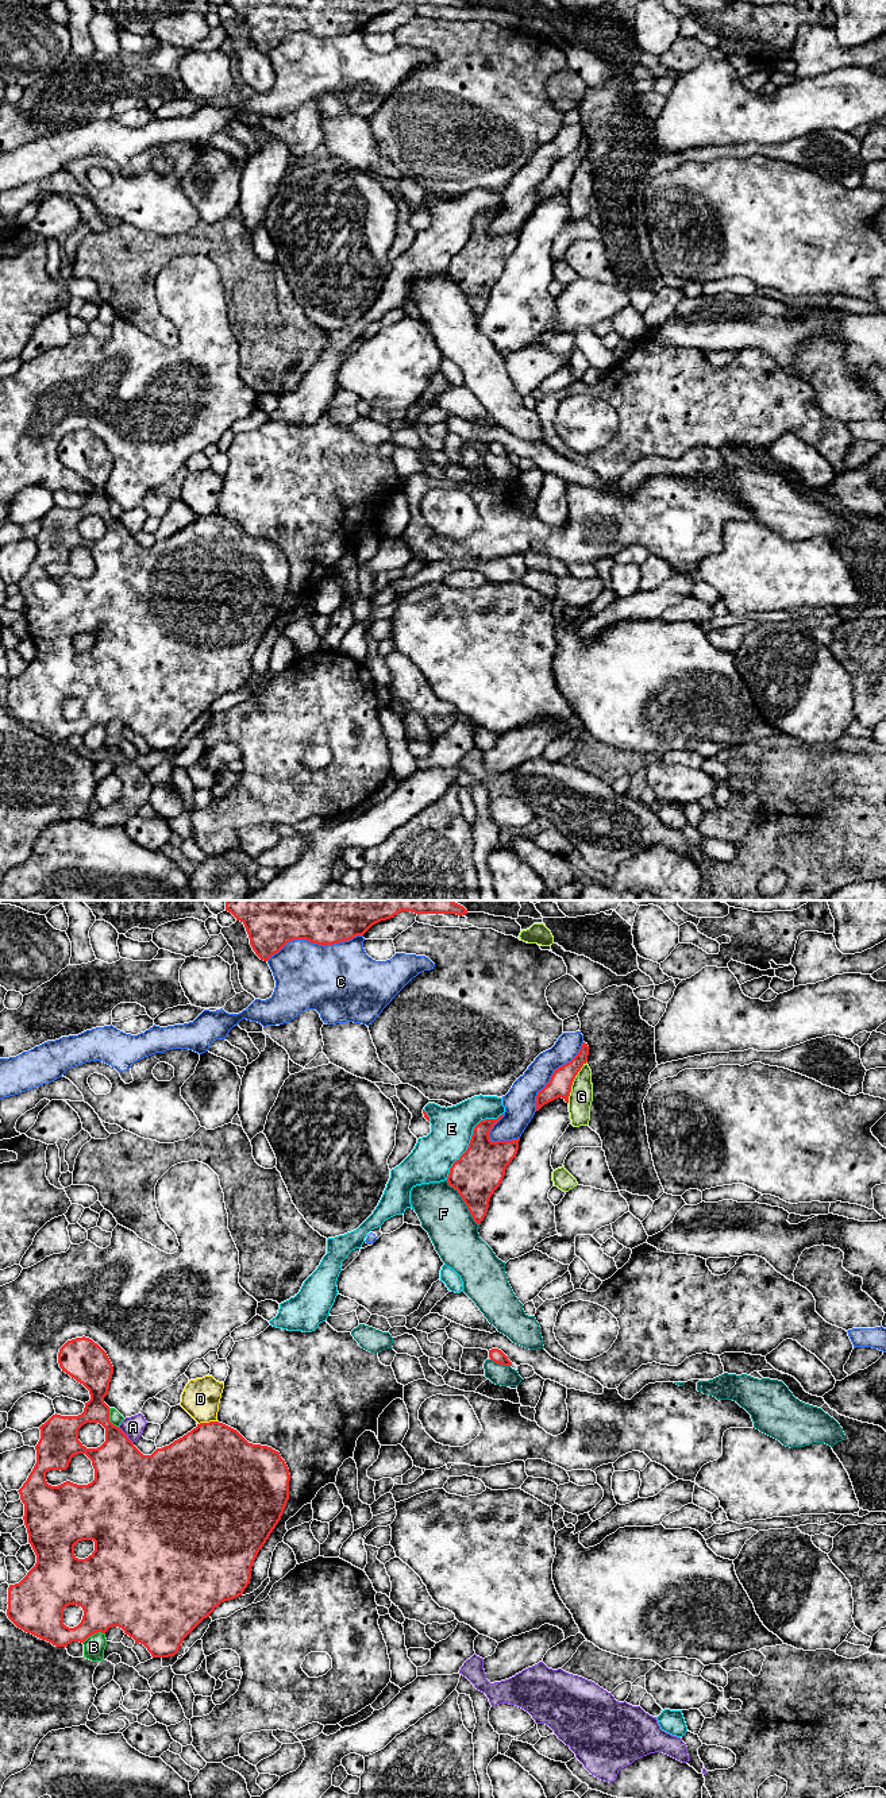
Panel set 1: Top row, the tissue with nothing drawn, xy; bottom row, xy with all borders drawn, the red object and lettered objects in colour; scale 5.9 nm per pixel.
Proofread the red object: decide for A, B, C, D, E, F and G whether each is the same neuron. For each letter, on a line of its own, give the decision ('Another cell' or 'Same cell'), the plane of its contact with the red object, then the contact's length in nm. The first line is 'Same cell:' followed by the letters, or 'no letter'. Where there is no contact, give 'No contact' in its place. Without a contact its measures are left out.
Same cell: no letter
A: Another cell. Touches red in xy. Shared border 140 nm
B: Another cell. Touches red in xy. Shared border 150 nm
C: Another cell. Touches red in xy. Shared border 600 nm
D: Another cell. Touches red in xy. Shared border 120 nm
E: Another cell. Touches red in xy. Shared border 500 nm
F: Another cell. Touches red in xy. Shared border 340 nm
G: Another cell. Touches red in xy. Shared border 280 nm

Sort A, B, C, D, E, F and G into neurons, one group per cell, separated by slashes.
A / B / C / D / E / F / G

